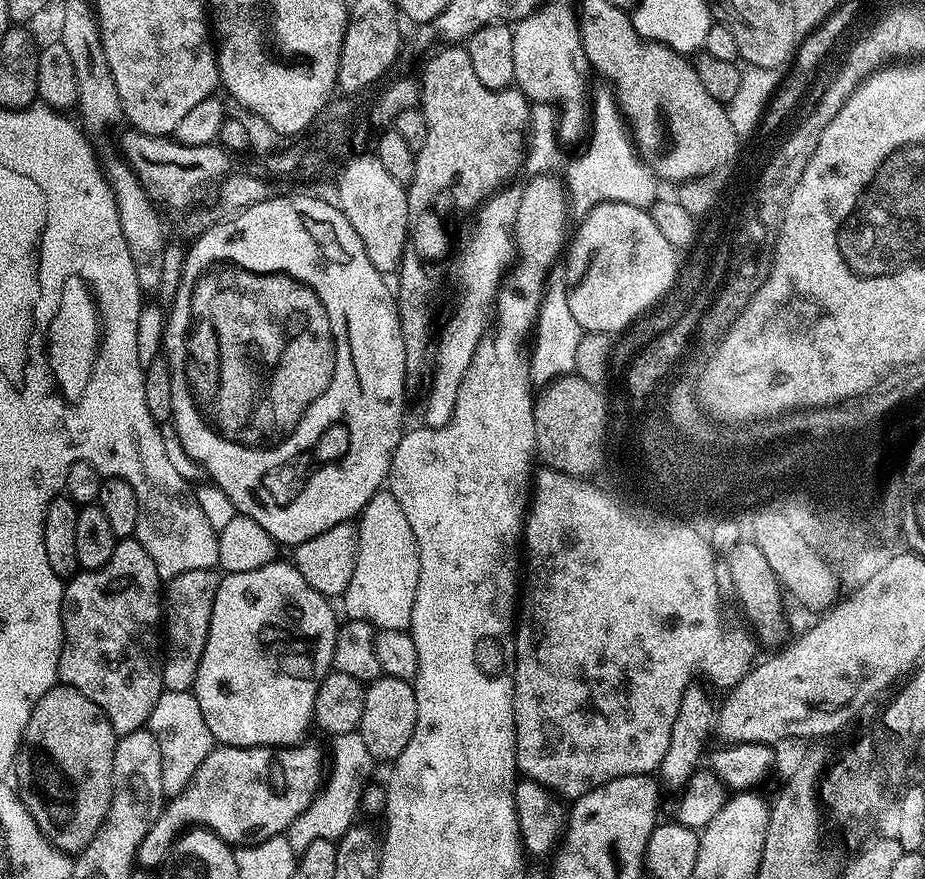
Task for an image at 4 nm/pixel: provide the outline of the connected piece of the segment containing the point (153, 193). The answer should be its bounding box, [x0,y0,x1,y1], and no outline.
[119,127,230,209]

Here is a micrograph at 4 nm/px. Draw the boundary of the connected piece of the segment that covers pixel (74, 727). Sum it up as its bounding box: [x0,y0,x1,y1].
[14,683,117,852]

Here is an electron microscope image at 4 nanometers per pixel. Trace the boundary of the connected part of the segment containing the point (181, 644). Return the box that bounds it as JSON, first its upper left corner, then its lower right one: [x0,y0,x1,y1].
[161,567,221,692]

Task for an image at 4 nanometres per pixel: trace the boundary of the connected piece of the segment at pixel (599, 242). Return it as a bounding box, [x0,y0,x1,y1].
[566,202,678,334]

